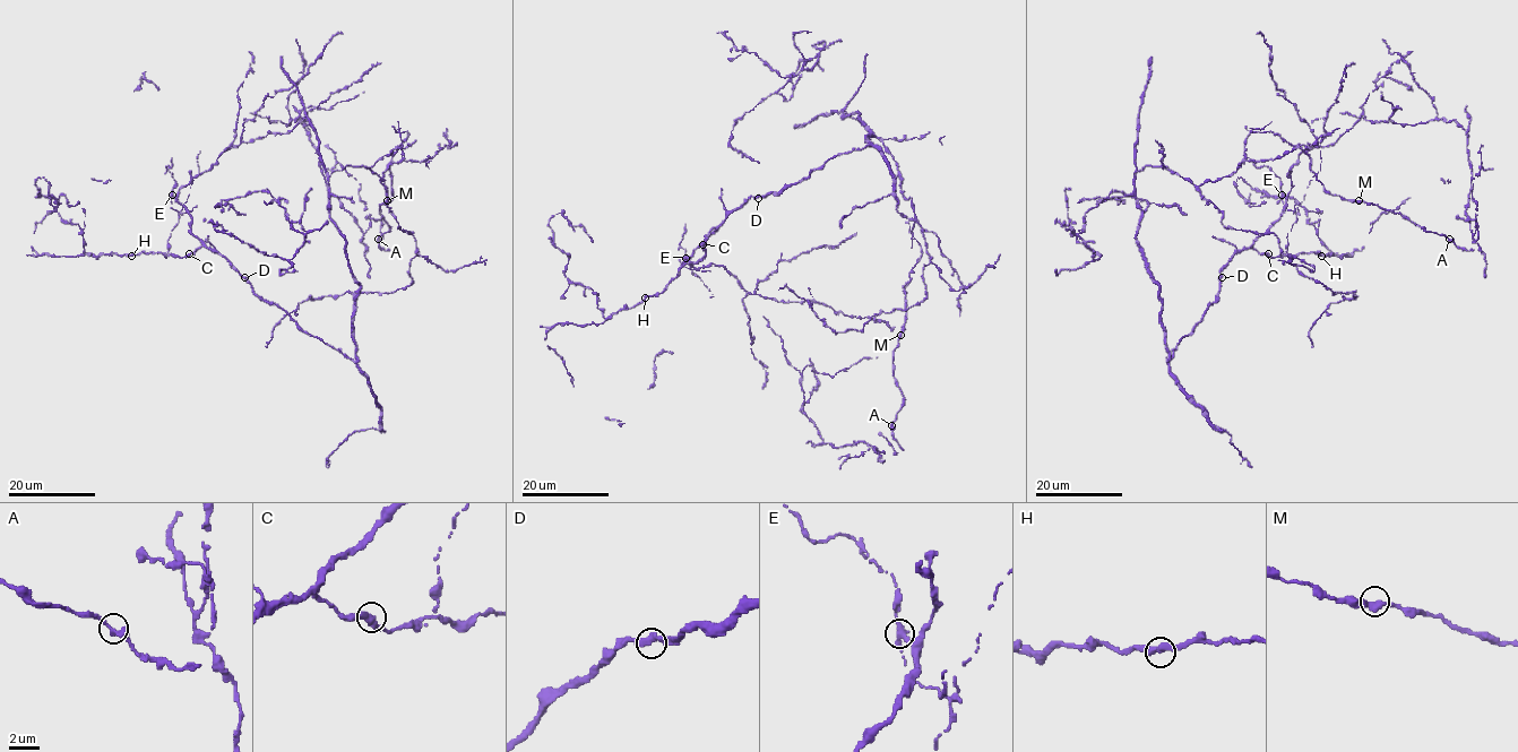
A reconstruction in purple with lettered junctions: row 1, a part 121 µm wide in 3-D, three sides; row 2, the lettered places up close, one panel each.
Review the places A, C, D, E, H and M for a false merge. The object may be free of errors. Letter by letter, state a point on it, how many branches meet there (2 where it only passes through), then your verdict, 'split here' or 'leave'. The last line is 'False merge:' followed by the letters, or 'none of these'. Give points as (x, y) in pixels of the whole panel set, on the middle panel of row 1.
A: place (891, 425); branches 2; leave
C: place (703, 244); branches 2; leave
D: place (758, 198); branches 2; leave
E: place (686, 258); branches 2; split here
H: place (645, 297); branches 2; leave
M: place (900, 335); branches 2; leave
False merge: E

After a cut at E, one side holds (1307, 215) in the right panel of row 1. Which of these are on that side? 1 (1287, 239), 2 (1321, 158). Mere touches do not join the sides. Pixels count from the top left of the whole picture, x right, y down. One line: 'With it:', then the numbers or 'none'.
With it: none

